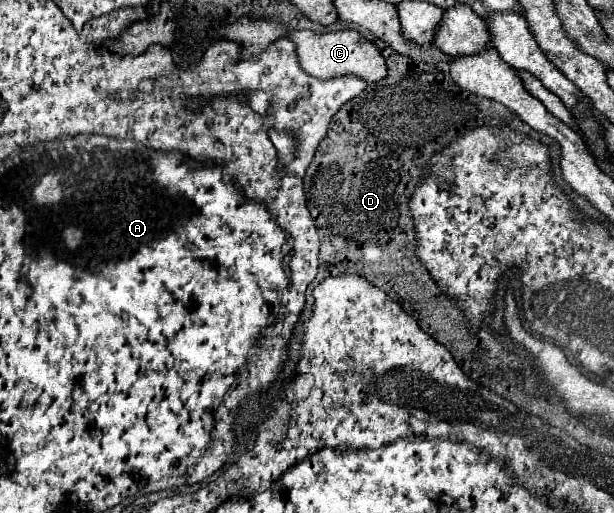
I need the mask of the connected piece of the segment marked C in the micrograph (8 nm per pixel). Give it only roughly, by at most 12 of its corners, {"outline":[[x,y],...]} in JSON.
{"outline":[[356,30],[290,32],[300,66],[318,80],[388,76],[376,44]]}

